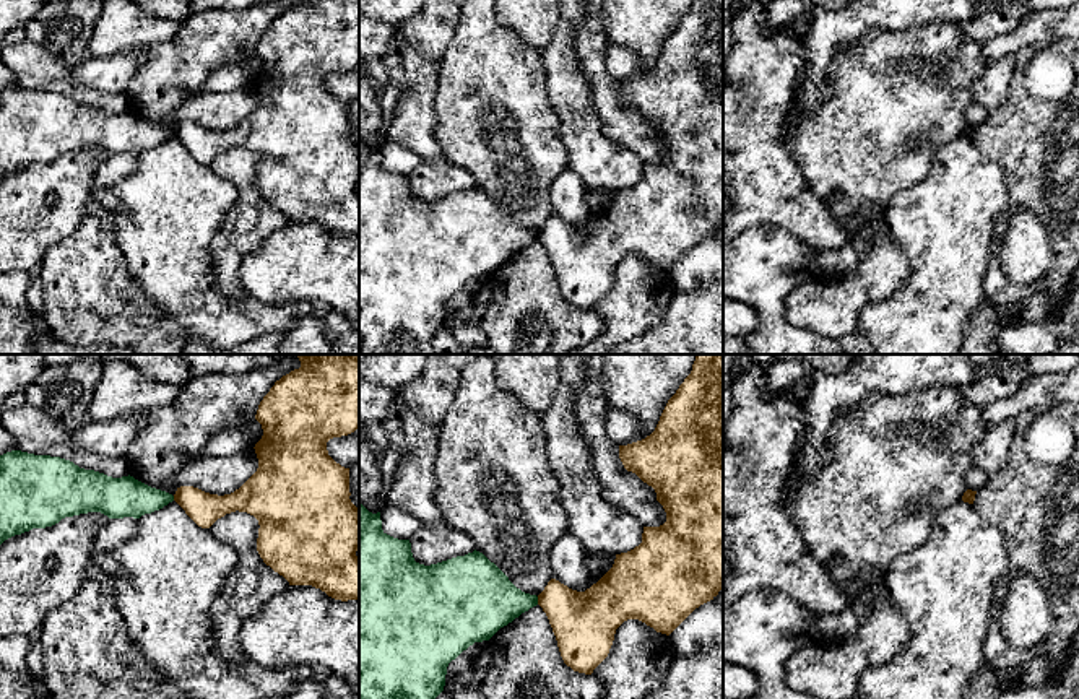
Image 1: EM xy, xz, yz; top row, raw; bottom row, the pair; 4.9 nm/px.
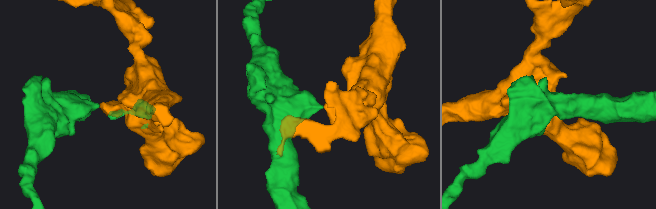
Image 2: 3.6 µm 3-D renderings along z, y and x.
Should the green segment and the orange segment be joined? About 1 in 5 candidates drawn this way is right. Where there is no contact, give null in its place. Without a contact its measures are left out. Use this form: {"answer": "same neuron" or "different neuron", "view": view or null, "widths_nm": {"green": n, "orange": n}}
{"answer": "different neuron", "view": "xz", "widths_nm": {"green": 300, "orange": 300}}

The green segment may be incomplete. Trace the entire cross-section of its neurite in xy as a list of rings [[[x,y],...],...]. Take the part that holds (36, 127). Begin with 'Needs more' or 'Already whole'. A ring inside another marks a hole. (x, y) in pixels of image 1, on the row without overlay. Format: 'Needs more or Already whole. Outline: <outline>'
Already whole. Outline: [[[21,86],[0,91],[0,180],[65,153],[101,148],[109,154],[140,154],[172,137],[172,130],[130,111],[112,114],[60,93]]]

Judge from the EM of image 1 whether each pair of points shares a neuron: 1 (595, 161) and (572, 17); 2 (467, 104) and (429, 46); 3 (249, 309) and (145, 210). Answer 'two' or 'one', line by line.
1: one
2: two
3: one

